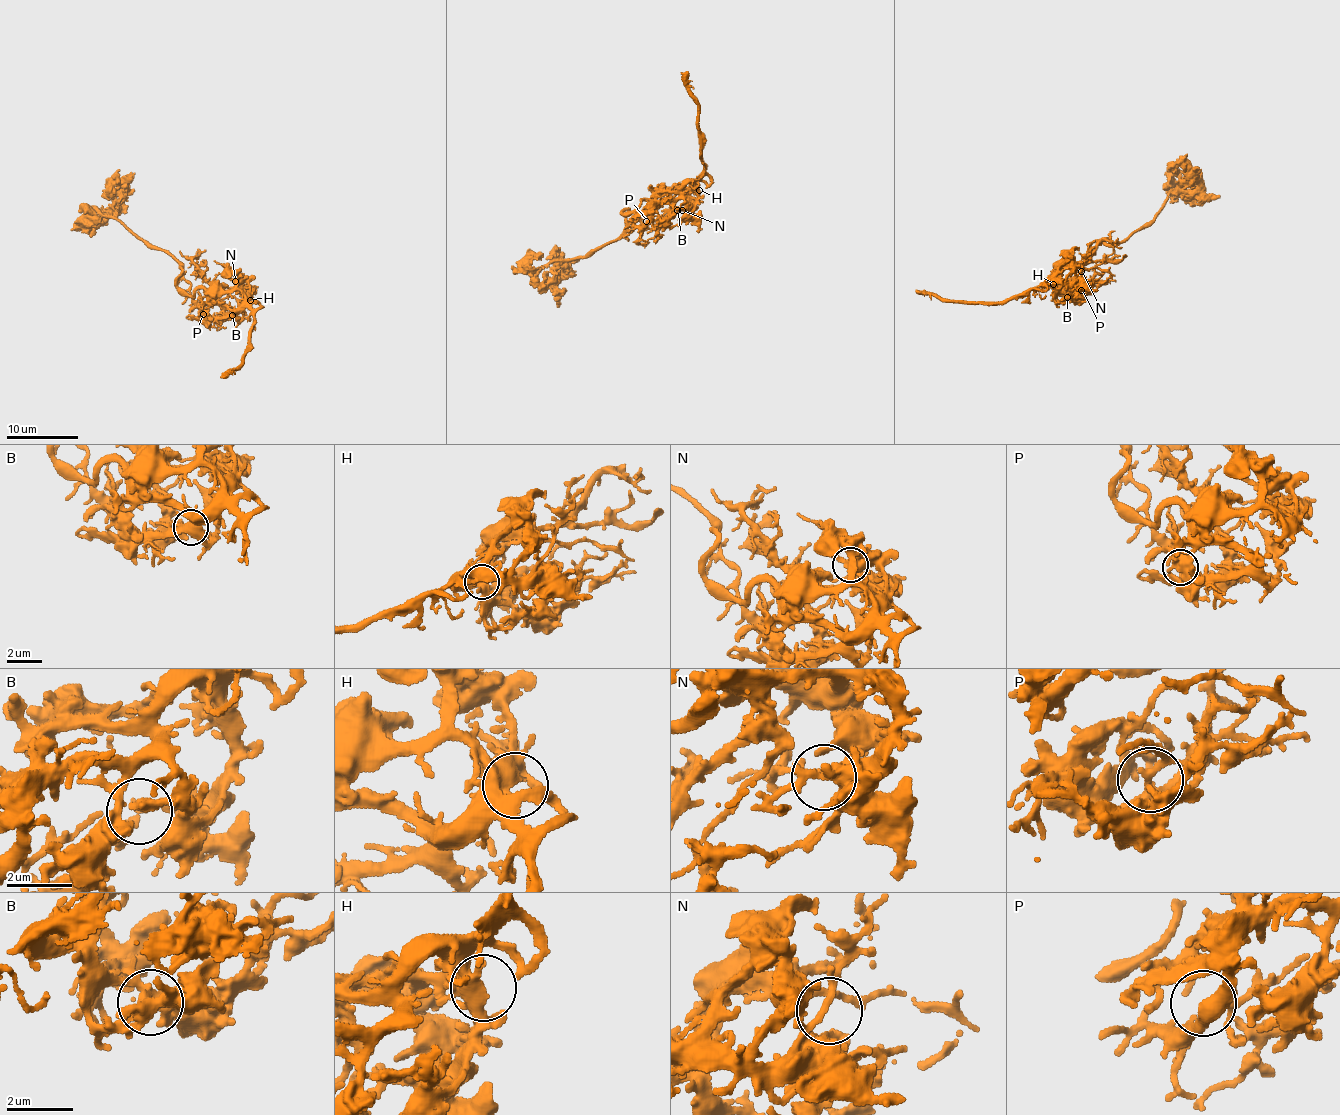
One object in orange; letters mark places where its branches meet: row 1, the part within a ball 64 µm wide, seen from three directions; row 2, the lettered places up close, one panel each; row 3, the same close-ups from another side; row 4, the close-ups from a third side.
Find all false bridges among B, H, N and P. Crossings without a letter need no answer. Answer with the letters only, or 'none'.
none

